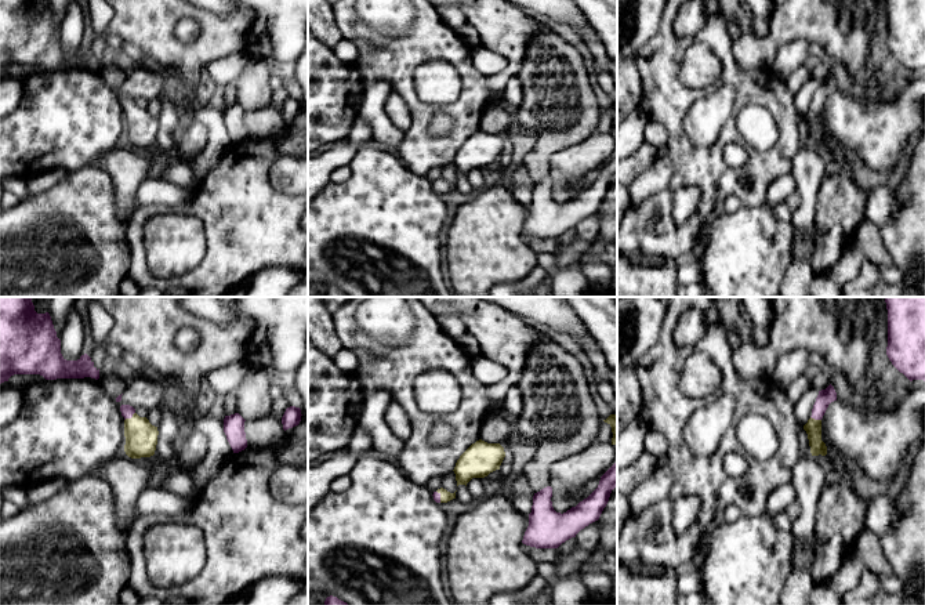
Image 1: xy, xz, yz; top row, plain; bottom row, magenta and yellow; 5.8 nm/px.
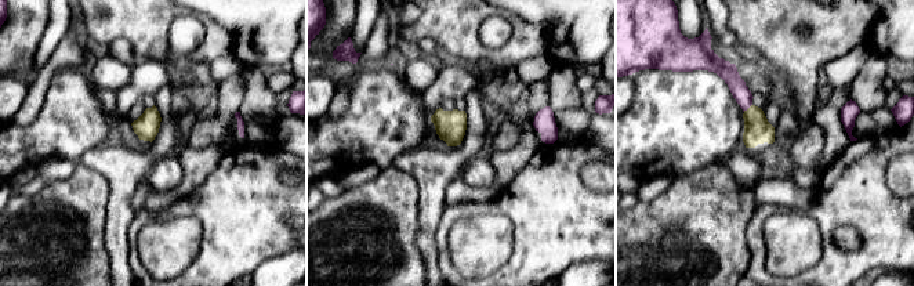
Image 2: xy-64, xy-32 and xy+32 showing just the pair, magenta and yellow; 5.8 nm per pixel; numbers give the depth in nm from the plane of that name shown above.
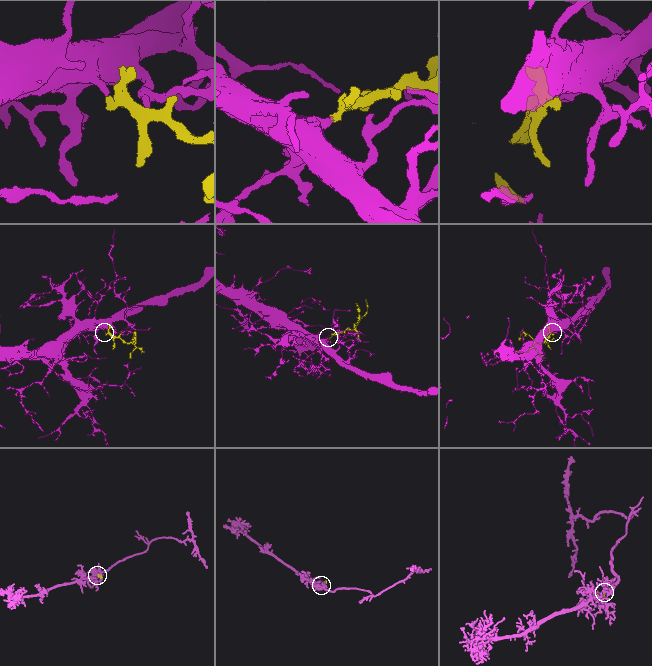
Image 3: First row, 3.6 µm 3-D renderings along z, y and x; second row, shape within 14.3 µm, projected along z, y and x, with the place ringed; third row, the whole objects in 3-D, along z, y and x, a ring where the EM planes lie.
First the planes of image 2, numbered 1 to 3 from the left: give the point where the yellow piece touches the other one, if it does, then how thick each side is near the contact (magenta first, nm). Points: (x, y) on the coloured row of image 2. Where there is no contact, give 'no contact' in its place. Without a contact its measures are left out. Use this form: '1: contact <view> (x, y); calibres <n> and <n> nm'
1: no contact
2: no contact
3: contact xy+32 (747, 108); calibres 110 and 160 nm

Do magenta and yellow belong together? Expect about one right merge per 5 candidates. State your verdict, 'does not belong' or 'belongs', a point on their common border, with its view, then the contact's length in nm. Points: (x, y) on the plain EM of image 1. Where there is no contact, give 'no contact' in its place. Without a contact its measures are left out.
belongs; meets magenta in xy at (130, 108); contact 80 nm long

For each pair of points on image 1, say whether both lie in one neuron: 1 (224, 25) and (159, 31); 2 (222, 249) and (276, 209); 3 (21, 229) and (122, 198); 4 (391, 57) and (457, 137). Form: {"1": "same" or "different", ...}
{"1": "same", "2": "same", "3": "different", "4": "same"}

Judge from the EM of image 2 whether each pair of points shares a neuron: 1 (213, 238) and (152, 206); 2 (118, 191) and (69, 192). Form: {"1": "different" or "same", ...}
{"1": "different", "2": "different"}

